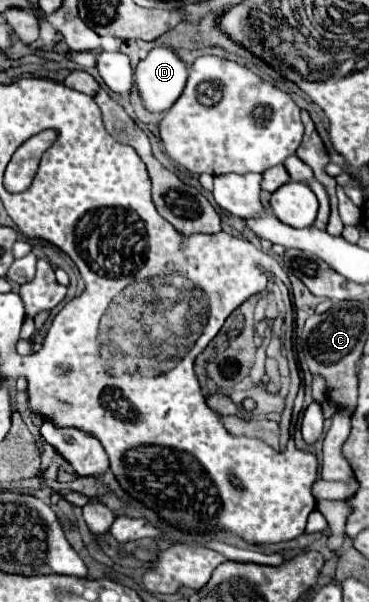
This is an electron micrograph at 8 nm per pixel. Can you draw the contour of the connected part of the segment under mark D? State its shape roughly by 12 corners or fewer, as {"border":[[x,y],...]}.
{"border":[[169,45],[137,63],[145,109],[165,113],[179,99],[189,67]]}

